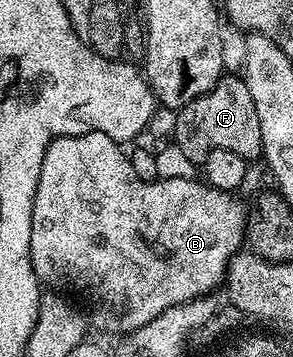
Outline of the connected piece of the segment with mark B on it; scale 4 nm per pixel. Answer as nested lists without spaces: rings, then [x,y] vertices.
[[[78,133],[75,137],[57,137],[50,144],[44,155],[44,163],[40,167],[40,179],[34,196],[30,258],[39,282],[46,283],[51,273],[60,284],[79,289],[92,304],[102,308],[88,313],[93,328],[95,325],[96,328],[107,329],[110,333],[129,335],[138,328],[144,327],[145,324],[152,323],[162,314],[171,312],[177,305],[188,304],[206,293],[217,290],[225,282],[230,261],[243,248],[242,240],[245,242],[248,237],[248,209],[234,198],[237,196],[233,192],[214,189],[202,179],[168,178],[144,182],[137,177],[129,156],[124,151],[122,154],[122,149],[123,146],[112,140],[107,133]]]

